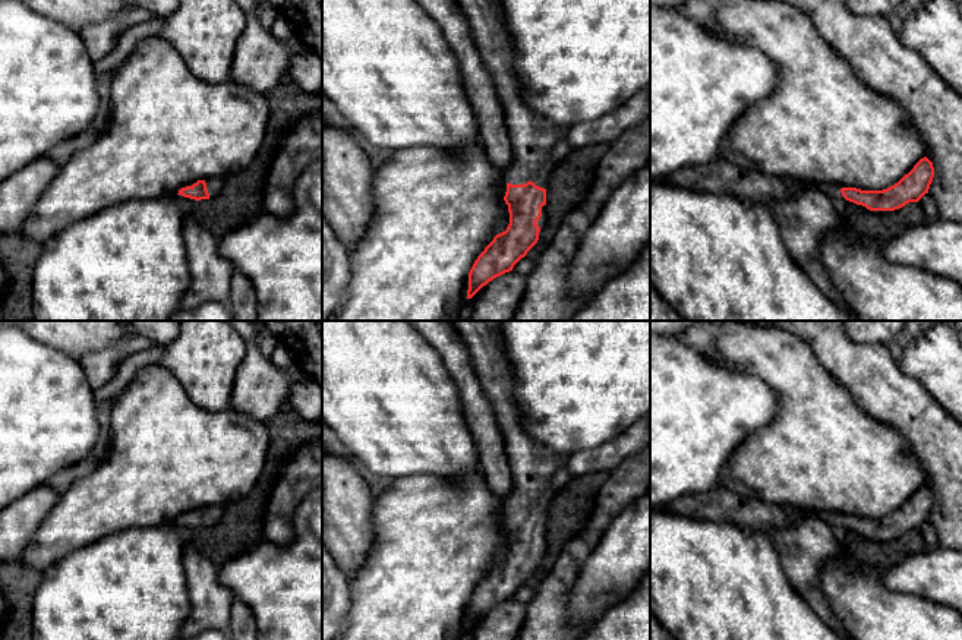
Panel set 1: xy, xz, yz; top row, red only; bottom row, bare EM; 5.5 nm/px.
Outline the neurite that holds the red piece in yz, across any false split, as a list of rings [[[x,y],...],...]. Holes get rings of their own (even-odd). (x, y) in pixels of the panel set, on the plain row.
[[[717,483],[707,492],[684,495],[665,504],[663,508],[688,518],[726,521],[753,529],[782,529],[791,526],[804,514],[817,514],[832,527],[843,524],[870,539],[895,539],[909,530],[918,530],[928,521],[934,505],[933,491],[924,485],[898,511],[883,518],[861,518],[836,513],[811,513],[799,508],[778,505],[761,496],[745,498],[731,486]]]

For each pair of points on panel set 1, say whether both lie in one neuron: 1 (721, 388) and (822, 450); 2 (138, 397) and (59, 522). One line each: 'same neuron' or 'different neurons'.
1: different neurons
2: same neuron

